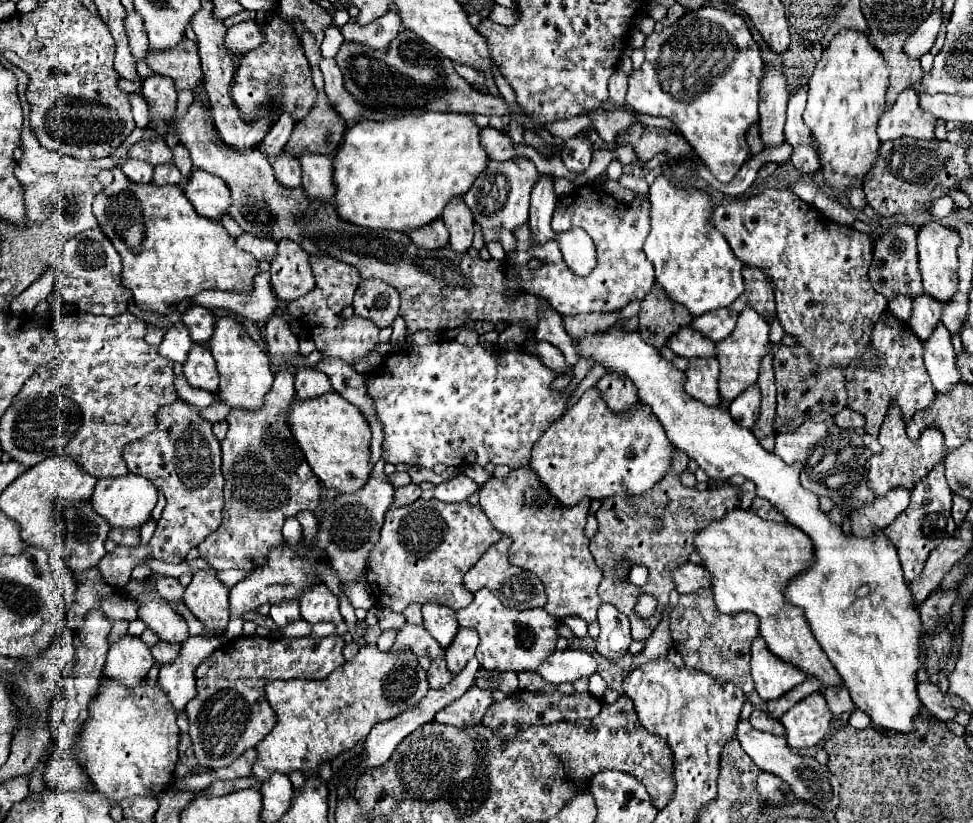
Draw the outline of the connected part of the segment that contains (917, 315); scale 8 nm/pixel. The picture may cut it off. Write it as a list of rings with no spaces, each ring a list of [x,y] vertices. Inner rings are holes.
[[[923,294],[923,296],[919,296],[919,300],[913,300],[913,314],[907,324],[925,342],[925,340],[929,340],[933,330],[939,326],[941,312],[943,312],[943,304],[939,304],[937,300],[931,300],[931,296]]]

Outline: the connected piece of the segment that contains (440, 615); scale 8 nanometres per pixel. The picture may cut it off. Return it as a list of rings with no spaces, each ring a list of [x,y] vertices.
[[[439,604],[423,606],[423,626],[439,642],[441,648],[447,648],[453,642],[455,634],[459,632],[459,622],[455,618],[455,612]]]

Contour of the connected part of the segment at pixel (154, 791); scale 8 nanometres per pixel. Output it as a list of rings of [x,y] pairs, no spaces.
[[[103,678],[99,696],[91,702],[89,718],[77,736],[75,754],[103,796],[115,802],[129,796],[159,798],[175,780],[179,736],[177,716],[157,684],[143,680],[135,688],[127,688]]]

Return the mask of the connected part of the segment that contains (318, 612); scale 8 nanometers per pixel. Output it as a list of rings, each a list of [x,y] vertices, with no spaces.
[[[315,584],[315,588],[303,592],[299,608],[301,608],[301,618],[305,622],[309,624],[333,622],[337,636],[343,636],[347,632],[347,626],[339,614],[339,600],[335,594],[327,590],[325,584]]]

